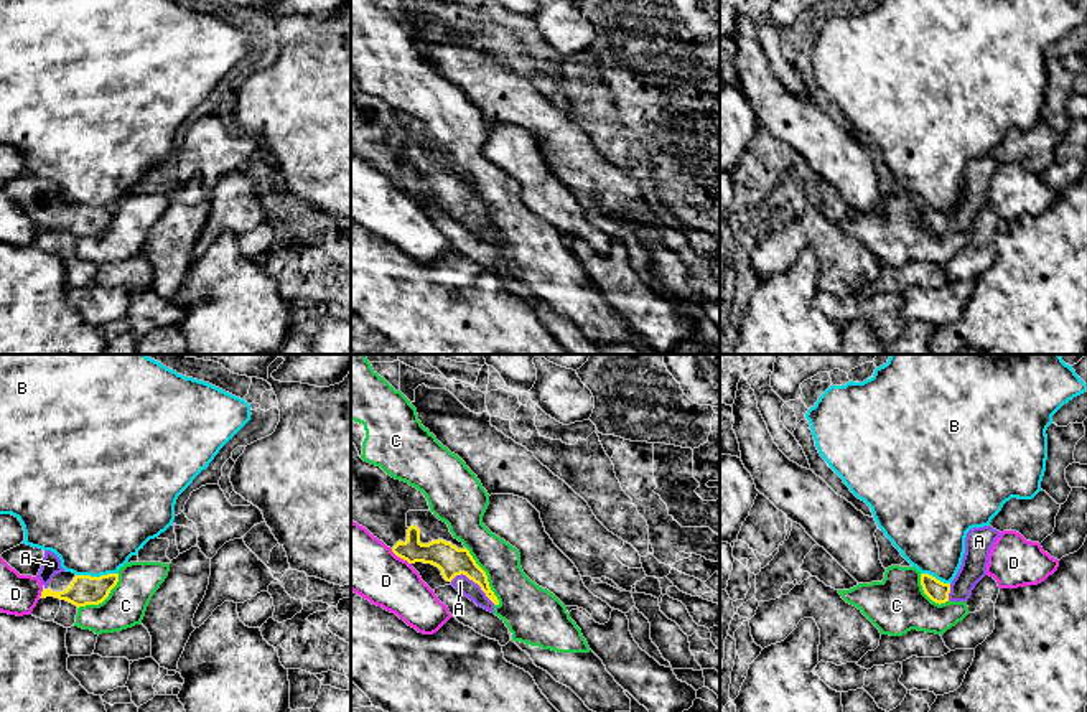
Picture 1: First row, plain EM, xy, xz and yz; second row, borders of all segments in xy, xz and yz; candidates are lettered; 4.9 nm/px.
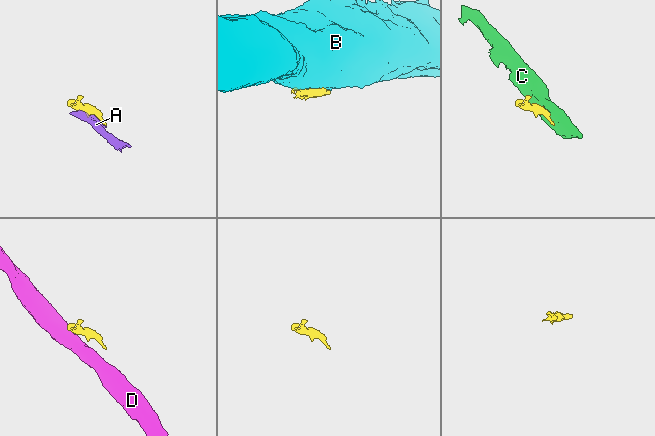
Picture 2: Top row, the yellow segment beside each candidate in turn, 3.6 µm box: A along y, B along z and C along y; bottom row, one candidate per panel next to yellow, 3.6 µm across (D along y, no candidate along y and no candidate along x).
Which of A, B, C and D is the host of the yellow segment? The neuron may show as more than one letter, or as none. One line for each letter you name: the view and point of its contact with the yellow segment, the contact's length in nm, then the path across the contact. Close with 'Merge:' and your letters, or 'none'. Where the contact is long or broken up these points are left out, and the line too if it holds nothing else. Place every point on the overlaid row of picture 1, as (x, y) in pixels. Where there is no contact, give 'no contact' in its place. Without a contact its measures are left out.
A: contact xz (473, 580); length 260 nm; way xz (452, 561), (473, 580), (460, 582)
Merge: A

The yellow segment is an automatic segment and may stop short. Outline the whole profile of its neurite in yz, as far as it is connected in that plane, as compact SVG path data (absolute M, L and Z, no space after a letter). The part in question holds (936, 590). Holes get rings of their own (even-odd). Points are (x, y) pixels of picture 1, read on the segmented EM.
M991 526L973 527L965 537L962 565L950 583L944 583L929 574L921 574L924 593L935 603L967 602L975 585L987 575L988 555L1000 537Z

